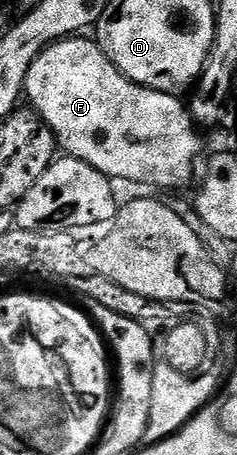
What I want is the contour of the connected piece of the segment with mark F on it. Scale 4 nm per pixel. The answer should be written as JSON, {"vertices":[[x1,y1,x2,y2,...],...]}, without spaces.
{"vertices":[[69,38,66,40,57,40,56,43,48,45,48,49,41,54,37,60,32,63,28,71,28,77,24,80,24,90,26,100,29,105,42,117,45,124,50,126,50,130,56,135,59,147,64,148,69,157,74,160,81,160,90,166,94,166,94,170,98,170,103,176,111,178,113,181,129,180,132,184,153,184,156,188,180,188,192,176,192,167,196,164,196,159,200,156,204,144,200,141,201,129,192,119,192,113,189,105,184,104,179,95,170,92,156,92,153,88,143,88,142,85,134,83,127,76,117,70,112,64,112,60,104,53,103,48,95,39,84,40,88,38]]}

